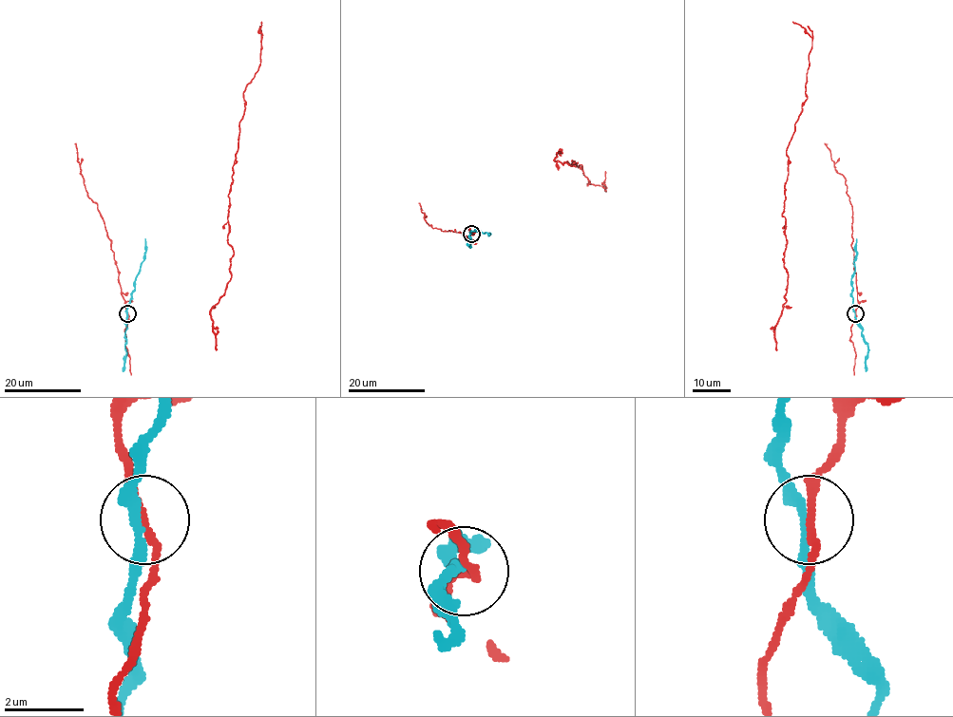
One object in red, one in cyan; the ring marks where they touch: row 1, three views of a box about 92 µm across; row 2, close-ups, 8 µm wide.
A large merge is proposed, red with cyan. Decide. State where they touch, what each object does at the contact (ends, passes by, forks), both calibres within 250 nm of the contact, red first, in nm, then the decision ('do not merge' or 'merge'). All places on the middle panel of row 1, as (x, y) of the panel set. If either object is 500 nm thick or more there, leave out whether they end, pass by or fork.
(471, 234) | red passes by | cyan passes by | 170/240 nm | do not merge

